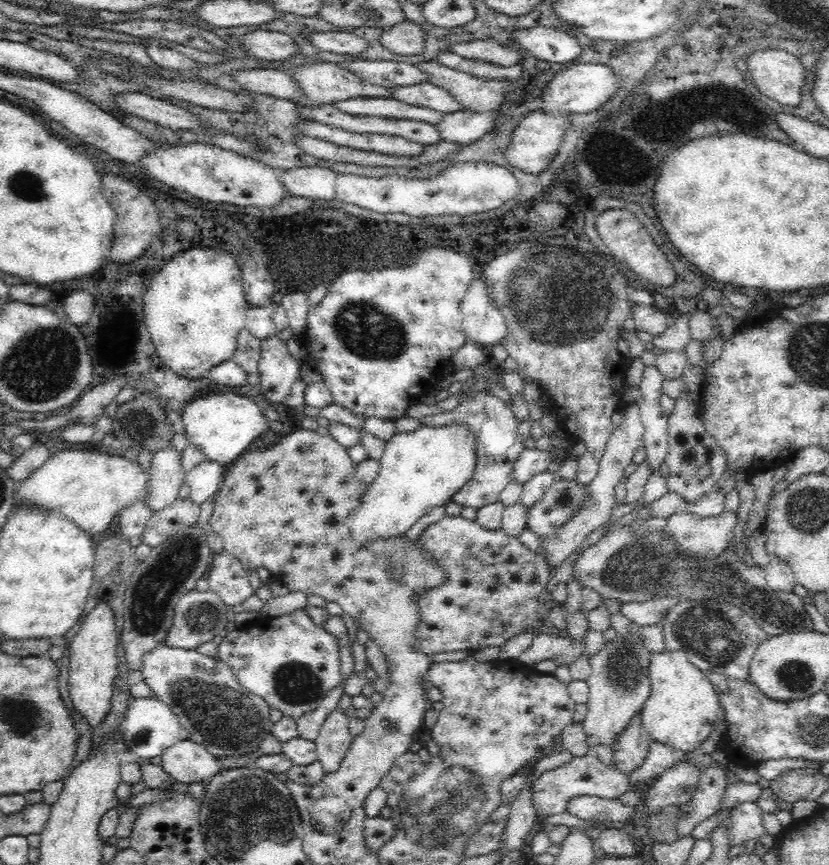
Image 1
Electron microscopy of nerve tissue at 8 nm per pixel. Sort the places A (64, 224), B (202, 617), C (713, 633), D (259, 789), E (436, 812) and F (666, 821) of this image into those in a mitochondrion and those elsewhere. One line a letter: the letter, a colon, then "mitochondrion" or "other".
A: other
B: mitochondrion
C: mitochondrion
D: mitochondrion
E: mitochondrion
F: mitochondrion

